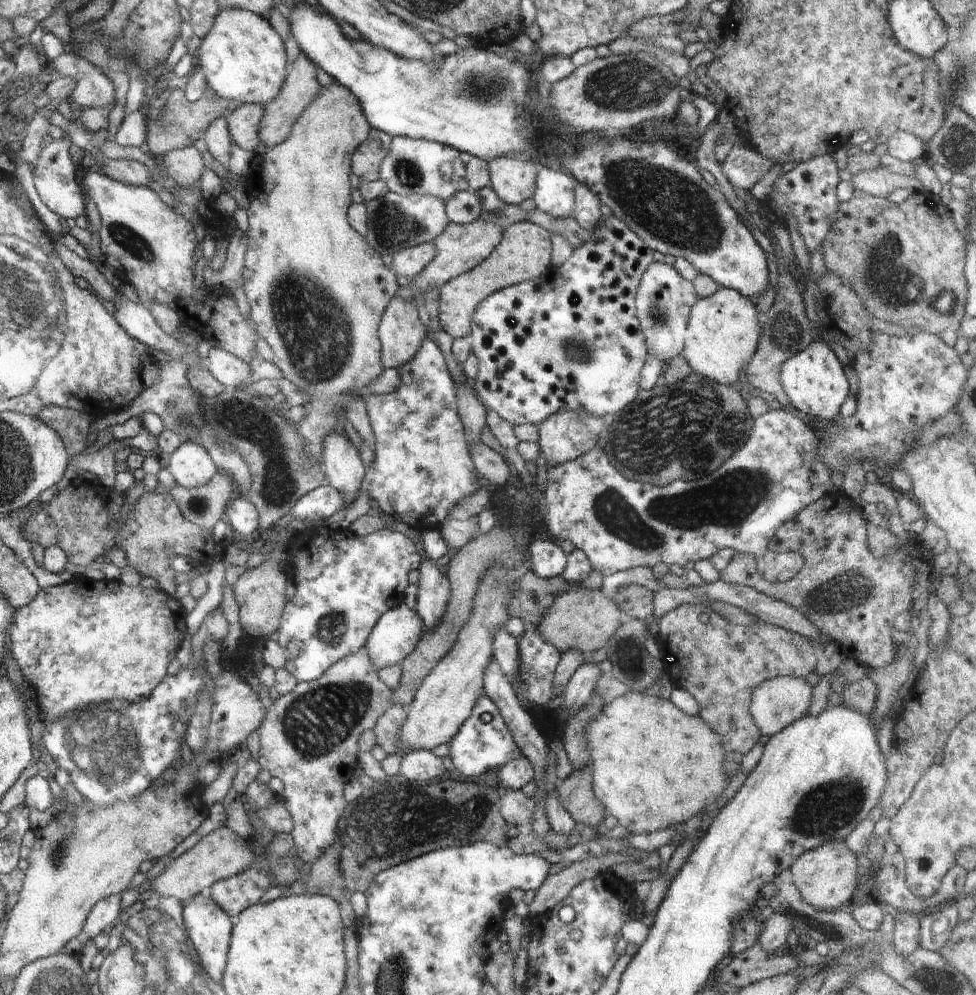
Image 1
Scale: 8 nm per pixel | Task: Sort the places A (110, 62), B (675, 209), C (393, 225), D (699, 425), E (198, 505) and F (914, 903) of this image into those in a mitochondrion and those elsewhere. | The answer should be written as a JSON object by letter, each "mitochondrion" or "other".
{"A":"other","B":"mitochondrion","C":"mitochondrion","D":"mitochondrion","E":"mitochondrion","F":"other"}

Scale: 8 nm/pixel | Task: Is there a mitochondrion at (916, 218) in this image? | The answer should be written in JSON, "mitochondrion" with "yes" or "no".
{"mitochondrion":"no"}

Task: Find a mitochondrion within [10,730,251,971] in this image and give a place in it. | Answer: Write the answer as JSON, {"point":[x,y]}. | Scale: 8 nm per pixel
{"point":[62,847]}

